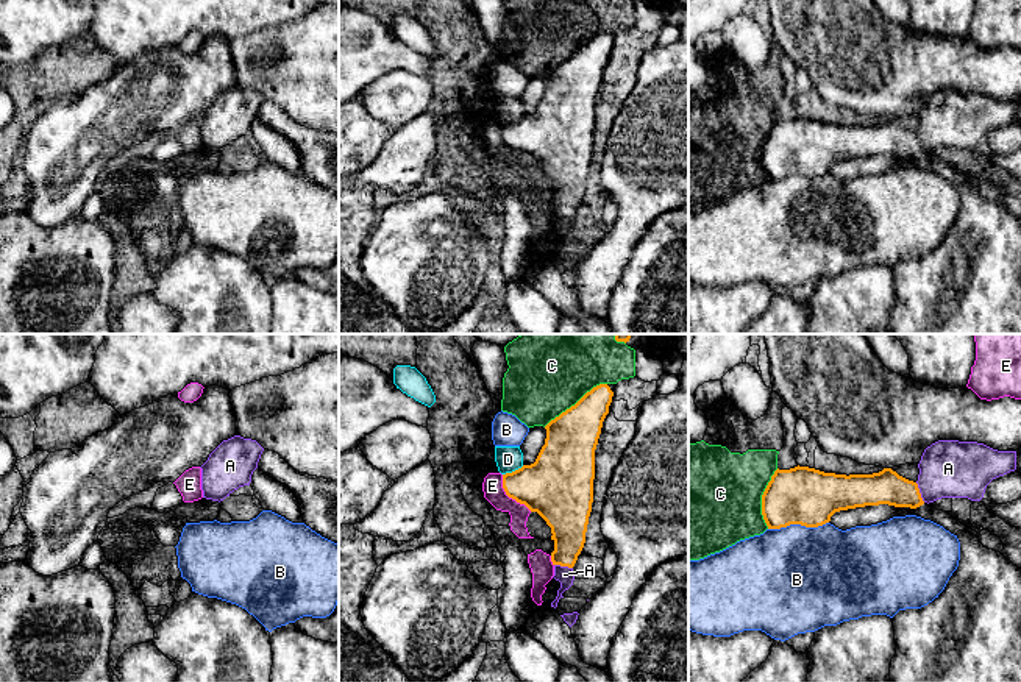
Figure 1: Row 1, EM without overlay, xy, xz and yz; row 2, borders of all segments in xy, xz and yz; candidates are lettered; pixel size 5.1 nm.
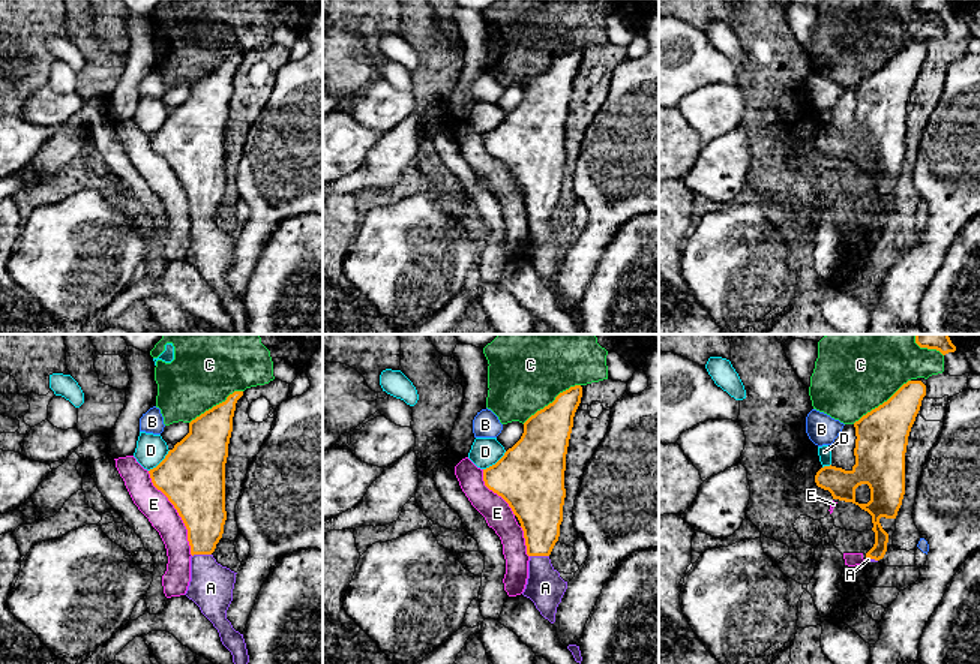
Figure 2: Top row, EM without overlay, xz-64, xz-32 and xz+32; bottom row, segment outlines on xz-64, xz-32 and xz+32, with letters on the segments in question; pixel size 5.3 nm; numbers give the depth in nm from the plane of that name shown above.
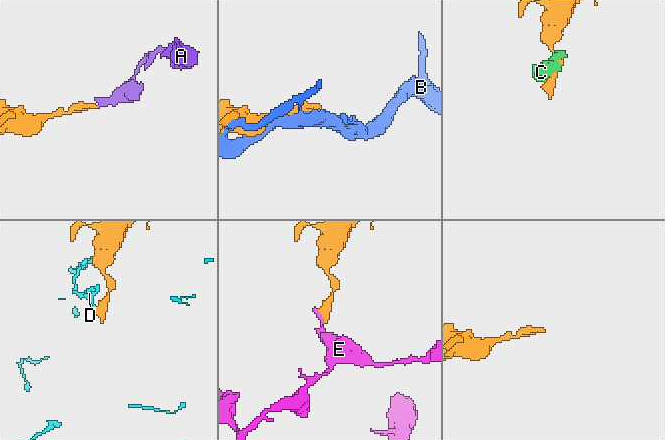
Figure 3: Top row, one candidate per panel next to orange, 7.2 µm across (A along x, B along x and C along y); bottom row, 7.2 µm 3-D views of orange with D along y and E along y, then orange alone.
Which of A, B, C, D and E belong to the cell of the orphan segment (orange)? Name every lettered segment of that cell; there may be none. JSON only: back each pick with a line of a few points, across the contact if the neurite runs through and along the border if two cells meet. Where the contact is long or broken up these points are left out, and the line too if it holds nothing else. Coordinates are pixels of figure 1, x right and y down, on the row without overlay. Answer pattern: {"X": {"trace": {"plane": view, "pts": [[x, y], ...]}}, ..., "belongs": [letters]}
{"A": {"trace": {"plane": "yz", "pts": [[885, 138], [900, 142], [918, 142], [928, 139], [948, 119]]}}, "belongs": ["A"]}

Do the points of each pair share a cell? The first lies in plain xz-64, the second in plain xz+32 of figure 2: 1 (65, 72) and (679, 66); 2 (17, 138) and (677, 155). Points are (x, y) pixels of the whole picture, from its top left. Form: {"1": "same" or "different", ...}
{"1": "same", "2": "same"}

